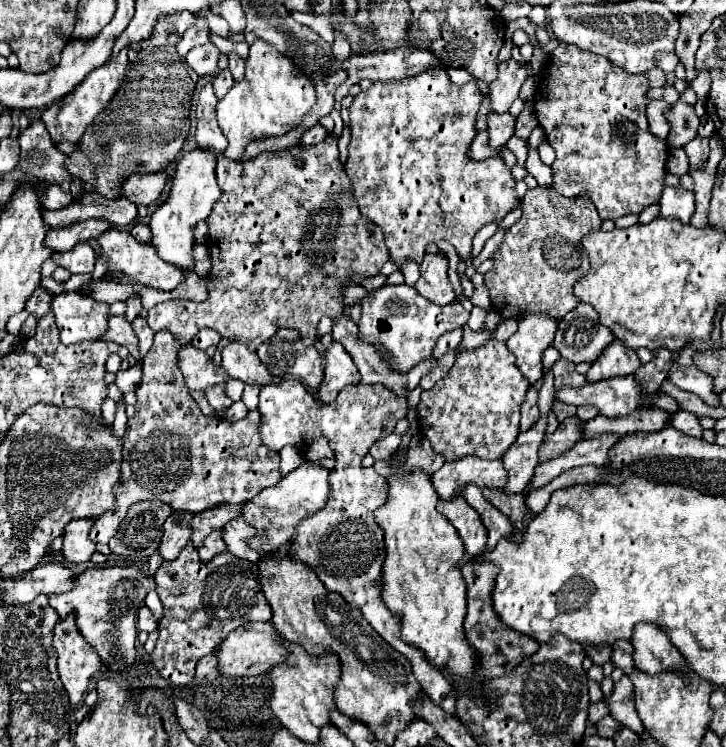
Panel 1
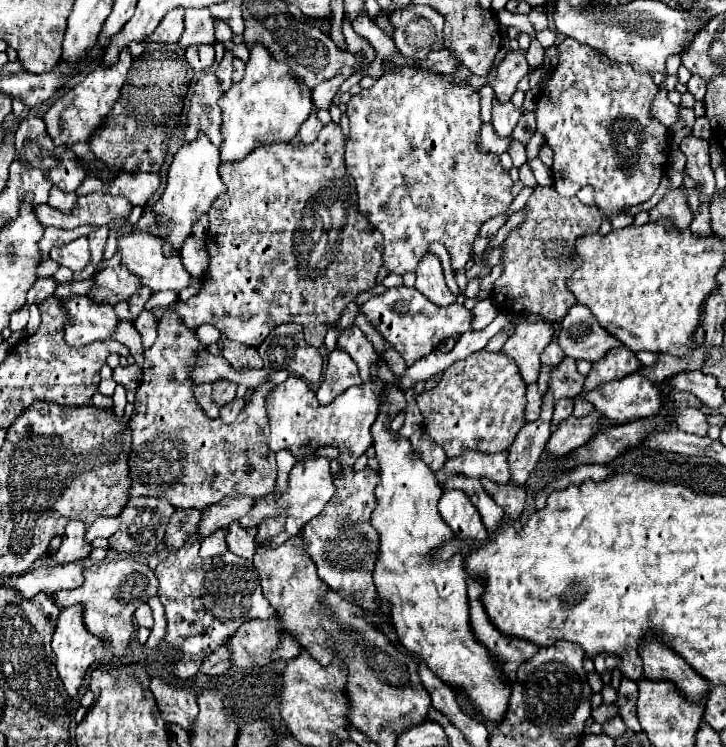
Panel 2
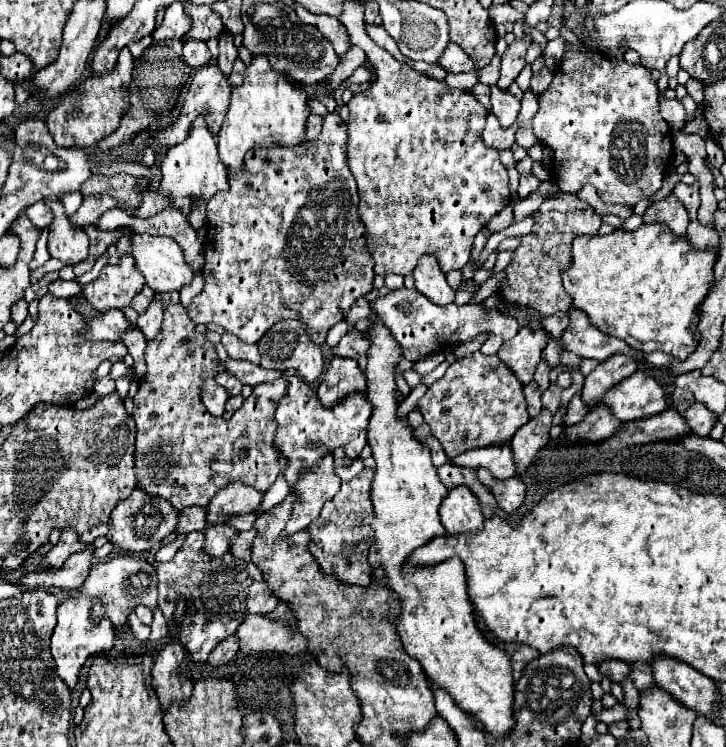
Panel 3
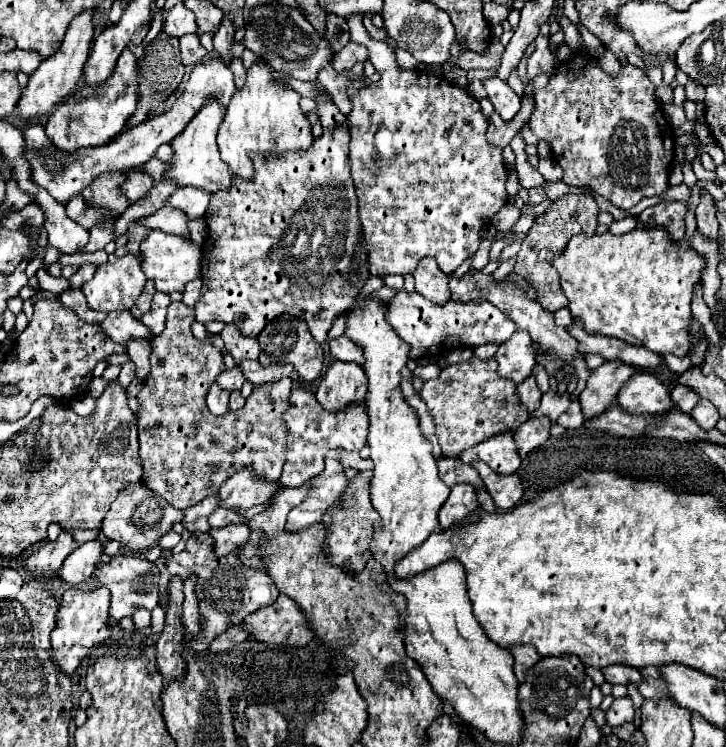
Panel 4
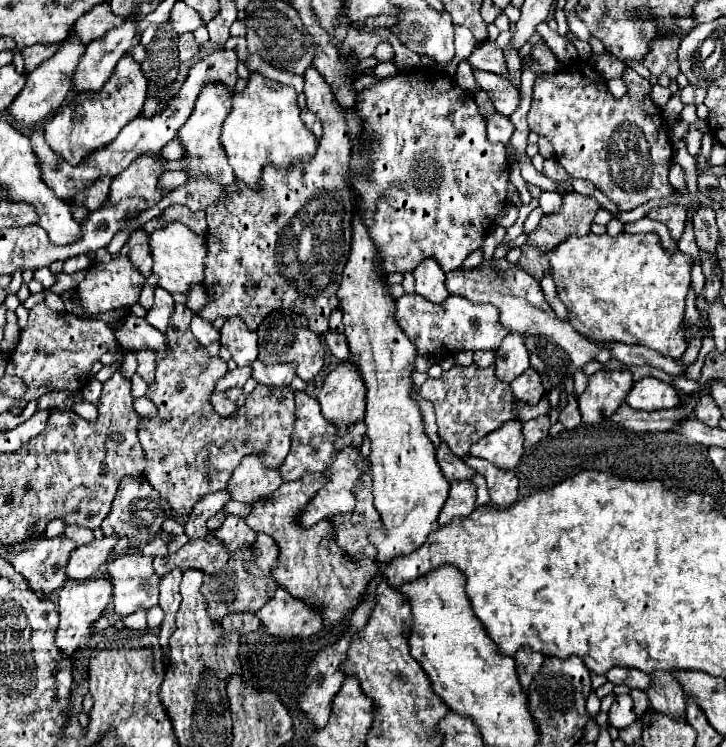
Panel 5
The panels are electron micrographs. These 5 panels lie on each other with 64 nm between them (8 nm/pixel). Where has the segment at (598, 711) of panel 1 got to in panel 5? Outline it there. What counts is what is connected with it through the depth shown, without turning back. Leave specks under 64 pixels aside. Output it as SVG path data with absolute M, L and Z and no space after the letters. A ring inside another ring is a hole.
M616 696L610 712L608 712L608 720L614 728L622 730L628 724L632 724L636 720L634 714L634 706L632 706L632 698L630 696Z

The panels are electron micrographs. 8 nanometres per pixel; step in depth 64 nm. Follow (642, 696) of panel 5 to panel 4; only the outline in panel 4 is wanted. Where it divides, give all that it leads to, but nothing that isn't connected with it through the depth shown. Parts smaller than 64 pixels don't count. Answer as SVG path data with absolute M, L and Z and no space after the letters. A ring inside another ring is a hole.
M628 684L628 696L630 696L630 698L632 698L632 702L634 702L634 710L636 710L634 724L638 726L638 724L640 724L640 706L642 706L644 698L640 696L640 692L638 692L638 686L636 686L636 684Z

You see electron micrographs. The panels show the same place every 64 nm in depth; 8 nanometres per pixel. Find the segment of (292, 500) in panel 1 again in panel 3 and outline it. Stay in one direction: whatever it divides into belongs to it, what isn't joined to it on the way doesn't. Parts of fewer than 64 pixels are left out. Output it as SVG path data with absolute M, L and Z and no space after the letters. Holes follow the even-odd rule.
M328 454L324 456L316 472L308 472L298 480L294 488L294 492L298 494L298 504L294 504L292 516L282 534L290 536L294 532L308 528L308 524L318 518L324 502L336 496L336 492L340 490L340 484L342 480L334 472L334 456ZM244 514L244 516L232 516L232 520L226 520L228 526L234 526L236 530L250 530L254 524L256 516L252 514Z

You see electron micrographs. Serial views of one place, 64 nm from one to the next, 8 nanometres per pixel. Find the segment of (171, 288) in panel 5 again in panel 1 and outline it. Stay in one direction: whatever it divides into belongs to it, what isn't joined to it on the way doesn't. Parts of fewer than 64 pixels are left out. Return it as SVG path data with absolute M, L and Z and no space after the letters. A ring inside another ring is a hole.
M112 228L98 238L98 244L102 248L100 256L108 258L108 264L110 264L108 272L122 272L124 274L124 276L120 276L122 282L144 284L144 286L168 292L186 280L186 272L180 272L180 268L176 268L176 264L168 264L168 262L160 260L160 256L156 256L156 248L152 248L150 242L142 244L130 232L122 232L118 228Z

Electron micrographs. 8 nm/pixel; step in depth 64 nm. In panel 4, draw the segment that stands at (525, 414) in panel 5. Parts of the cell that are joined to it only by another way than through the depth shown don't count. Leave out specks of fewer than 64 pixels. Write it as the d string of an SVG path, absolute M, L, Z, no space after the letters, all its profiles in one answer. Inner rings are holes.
M546 392L544 396L542 396L542 404L540 404L540 408L536 410L536 412L532 412L530 414L530 418L534 416L548 416L552 422L556 422L558 420L558 416L568 408L568 404L570 404L570 396L568 394L564 394L564 396L558 396L556 392Z

